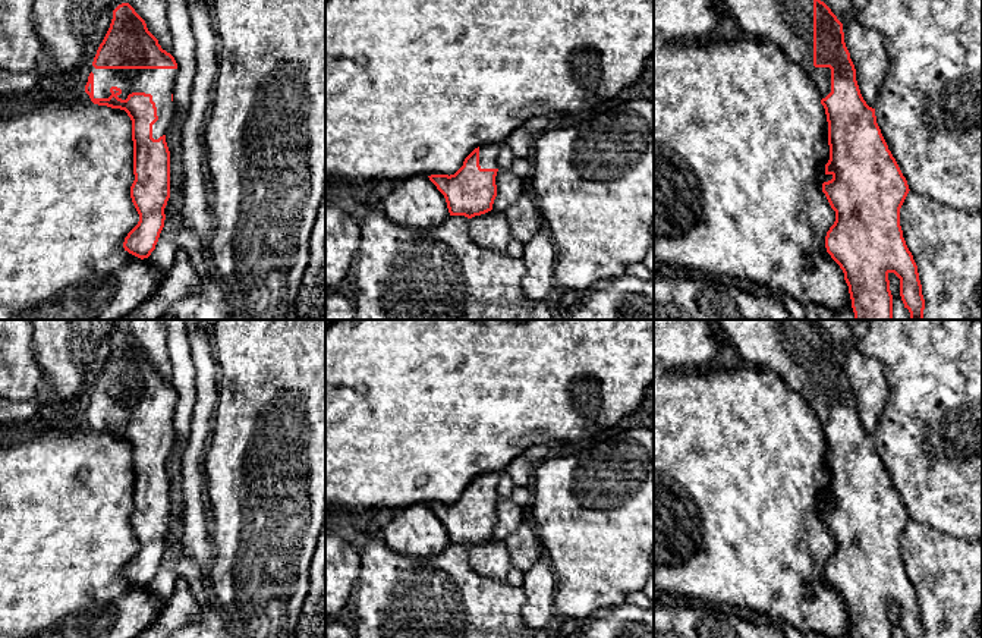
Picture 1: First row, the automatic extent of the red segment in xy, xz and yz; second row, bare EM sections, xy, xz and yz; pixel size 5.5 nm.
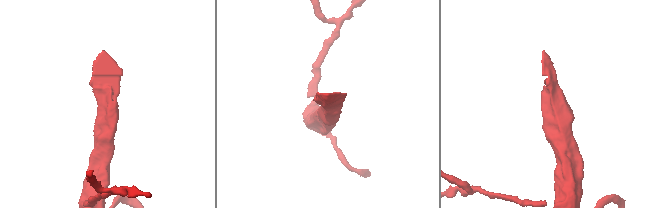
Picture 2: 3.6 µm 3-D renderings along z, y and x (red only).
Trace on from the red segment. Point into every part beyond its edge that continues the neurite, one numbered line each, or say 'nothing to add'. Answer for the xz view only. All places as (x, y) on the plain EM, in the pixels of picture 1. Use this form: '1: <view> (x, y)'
1: xz (488, 481)

